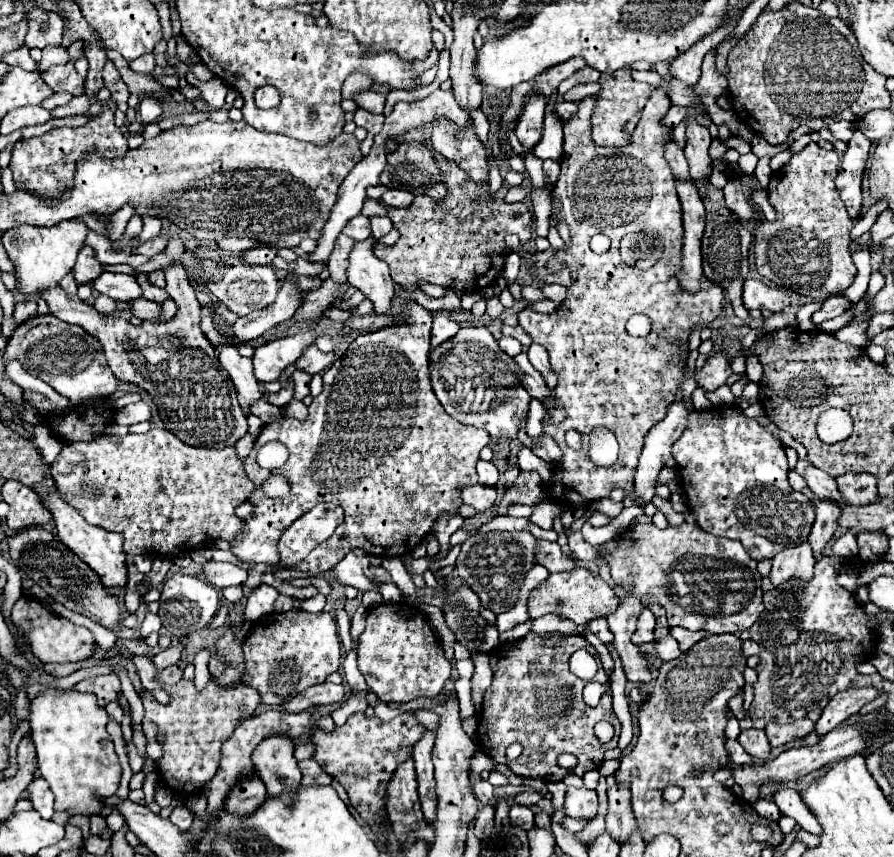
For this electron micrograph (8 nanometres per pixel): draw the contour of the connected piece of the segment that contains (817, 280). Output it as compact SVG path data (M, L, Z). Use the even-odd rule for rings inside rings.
M811 142L803 152L795 154L781 170L773 172L767 194L769 194L769 204L777 212L777 218L773 222L765 218L755 218L755 230L753 230L753 254L755 254L757 272L781 288L817 300L841 294L845 288L853 284L853 278L857 274L851 254L847 252L849 232L855 224L849 220L845 204L841 204L841 198L837 196L837 188L833 182L837 172L839 172L837 152L827 152L819 148L818 144Z

